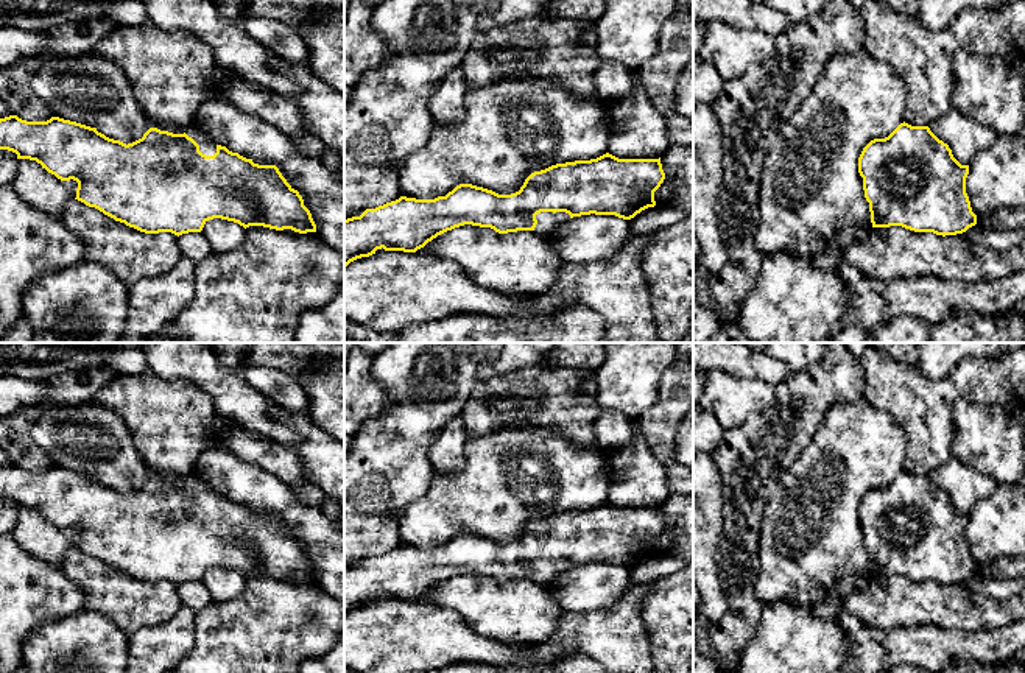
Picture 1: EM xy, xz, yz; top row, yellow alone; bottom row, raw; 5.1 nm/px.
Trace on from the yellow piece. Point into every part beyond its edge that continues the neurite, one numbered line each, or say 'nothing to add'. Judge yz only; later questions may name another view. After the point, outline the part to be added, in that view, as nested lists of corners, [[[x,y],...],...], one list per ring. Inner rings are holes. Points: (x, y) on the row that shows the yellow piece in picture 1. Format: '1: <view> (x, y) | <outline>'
nothing to add

